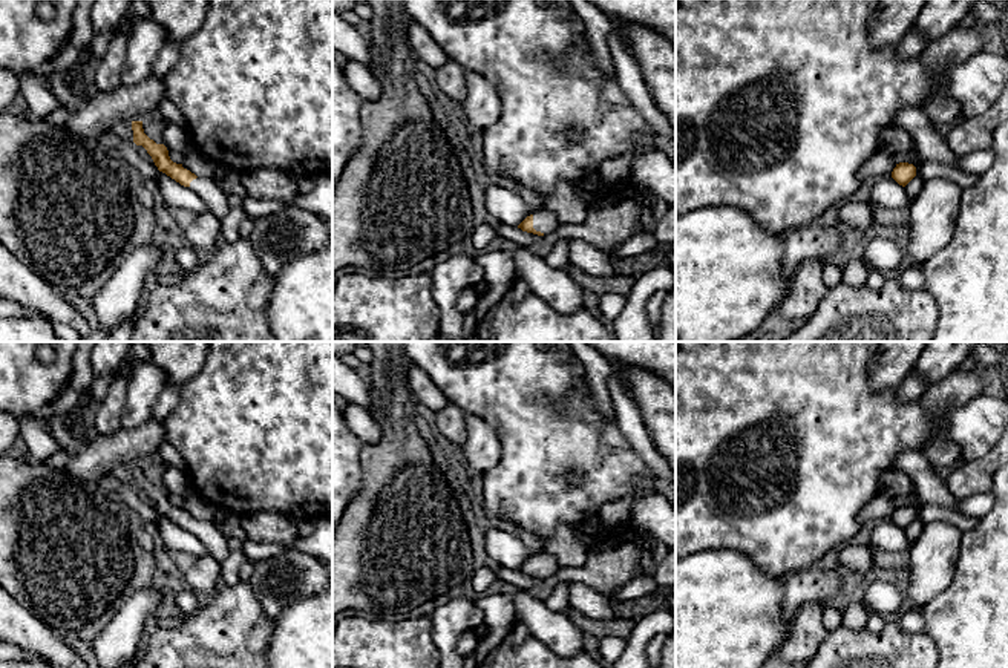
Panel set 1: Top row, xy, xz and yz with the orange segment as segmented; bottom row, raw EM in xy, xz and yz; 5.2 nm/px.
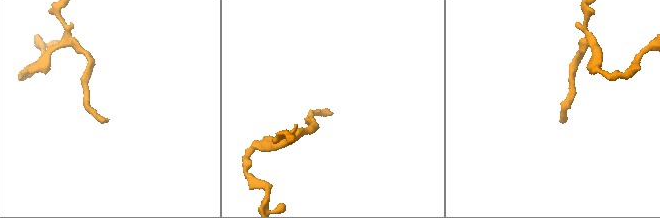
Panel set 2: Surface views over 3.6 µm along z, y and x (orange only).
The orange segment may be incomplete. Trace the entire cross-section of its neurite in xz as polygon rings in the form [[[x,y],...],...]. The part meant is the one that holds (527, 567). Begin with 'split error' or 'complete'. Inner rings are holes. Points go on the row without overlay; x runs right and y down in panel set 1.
split error; [[[535,555],[527,559],[518,571],[527,576],[544,579],[545,576],[553,576],[561,570],[558,559],[551,555]]]

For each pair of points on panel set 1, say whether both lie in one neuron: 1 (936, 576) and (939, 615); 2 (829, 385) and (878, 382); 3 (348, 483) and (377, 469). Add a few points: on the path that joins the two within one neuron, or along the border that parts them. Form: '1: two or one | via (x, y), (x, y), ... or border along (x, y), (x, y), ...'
1: two | border along (955, 563), (953, 579), (921, 609)
2: two | border along (872, 357), (869, 385), (896, 388)
3: two | border along (363, 443), (360, 449), (362, 486), (348, 504)

